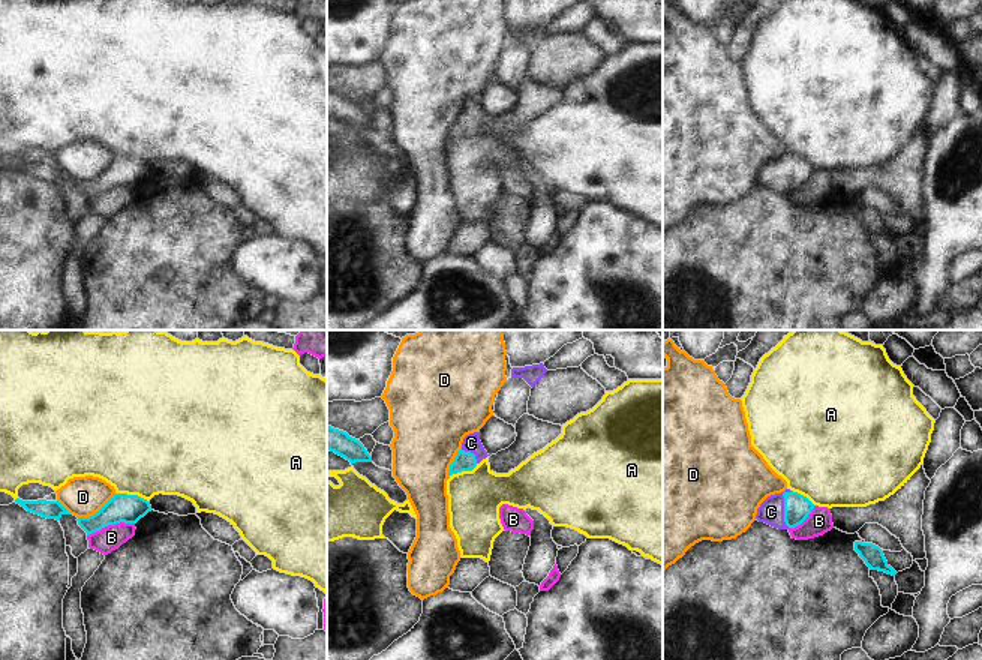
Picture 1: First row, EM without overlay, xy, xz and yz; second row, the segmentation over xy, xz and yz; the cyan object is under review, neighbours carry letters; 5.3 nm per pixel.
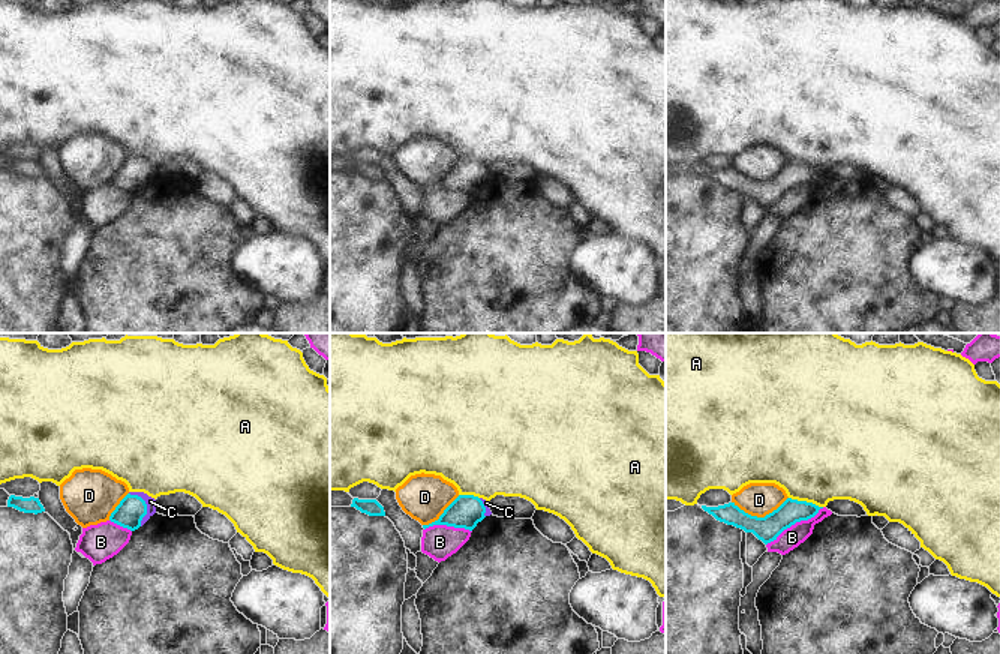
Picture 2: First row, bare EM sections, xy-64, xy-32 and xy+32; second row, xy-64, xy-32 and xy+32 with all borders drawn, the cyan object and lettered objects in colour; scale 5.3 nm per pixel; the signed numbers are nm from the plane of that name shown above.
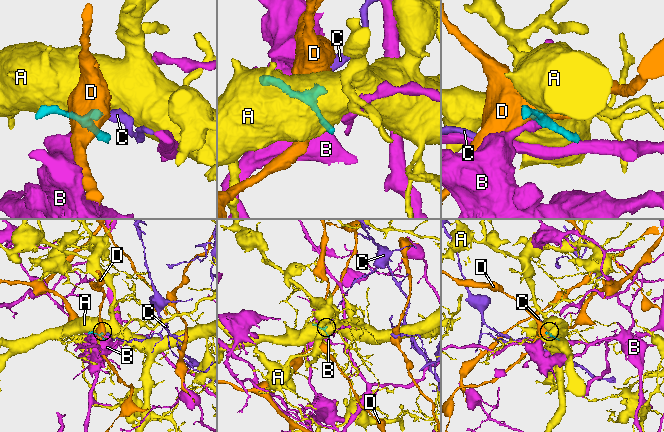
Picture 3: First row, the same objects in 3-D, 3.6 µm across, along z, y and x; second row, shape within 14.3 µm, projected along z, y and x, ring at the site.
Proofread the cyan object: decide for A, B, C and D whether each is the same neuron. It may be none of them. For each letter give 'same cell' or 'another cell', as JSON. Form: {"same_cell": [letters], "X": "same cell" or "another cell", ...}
{"same_cell": ["C"], "A": "another cell", "B": "another cell", "C": "same cell", "D": "another cell"}

